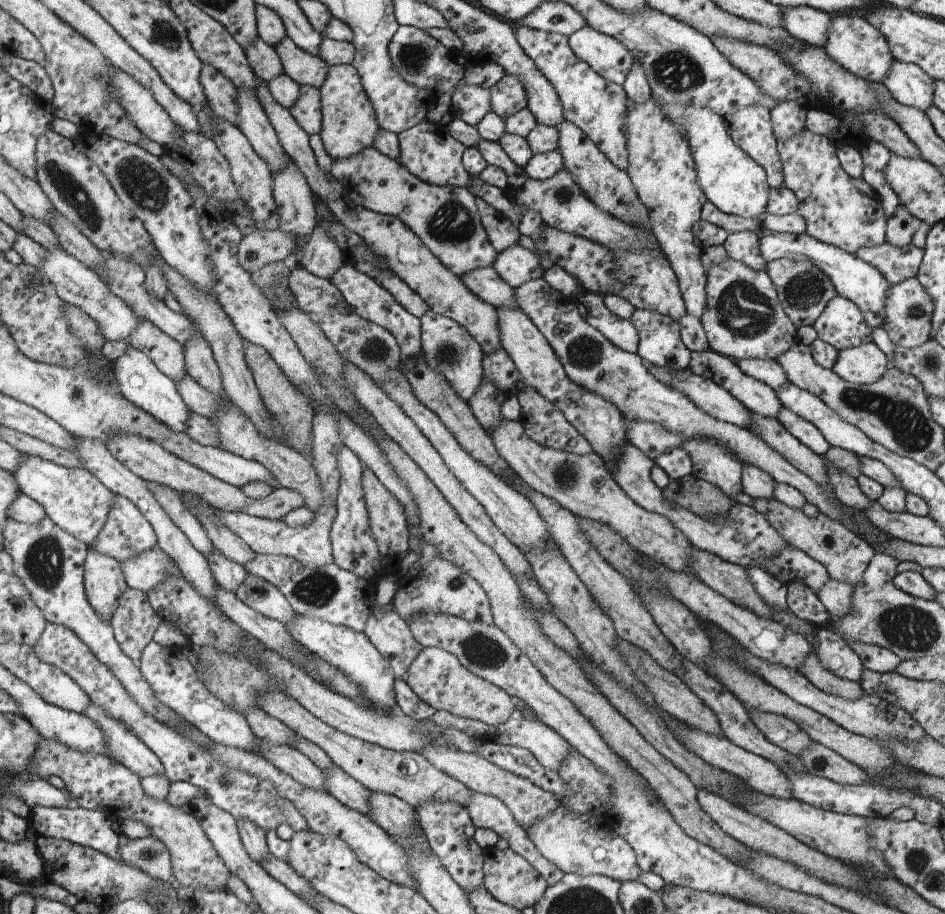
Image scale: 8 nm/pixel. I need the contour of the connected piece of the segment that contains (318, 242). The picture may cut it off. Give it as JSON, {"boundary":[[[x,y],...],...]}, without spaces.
{"boundary":[[[316,225],[312,238],[304,244],[302,250],[295,252],[298,266],[309,269],[316,276],[331,281],[336,274],[336,270],[344,265],[342,262],[343,252],[338,248],[338,244],[330,238],[328,230],[324,226]]]}

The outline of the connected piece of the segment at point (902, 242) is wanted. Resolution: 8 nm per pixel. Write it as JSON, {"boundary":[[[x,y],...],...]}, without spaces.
{"boundary":[[[898,204],[894,216],[887,220],[886,242],[898,248],[911,244],[922,220],[912,216],[904,204]]]}

